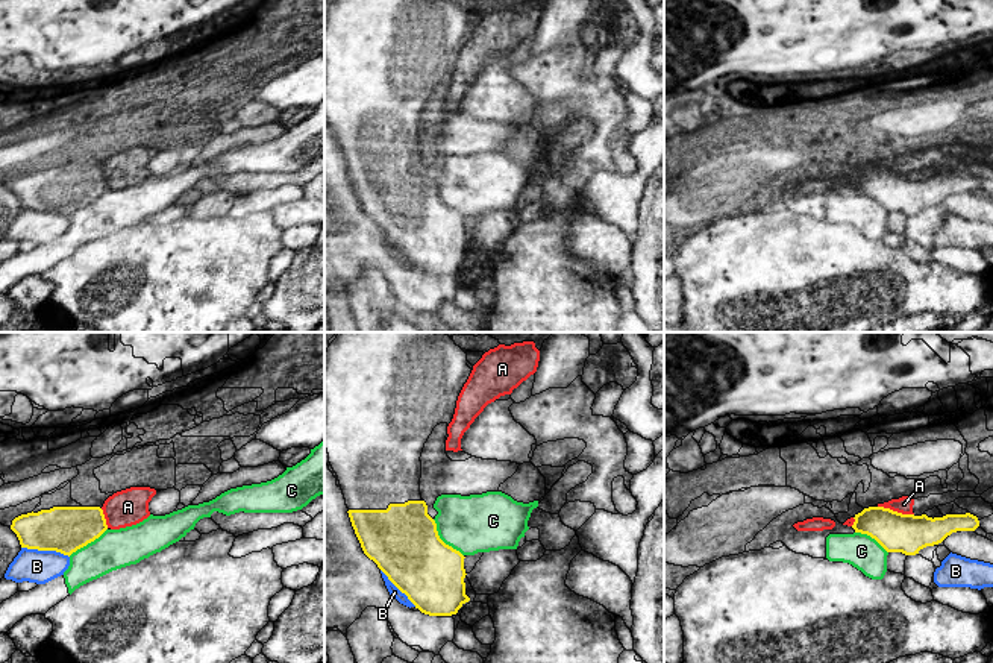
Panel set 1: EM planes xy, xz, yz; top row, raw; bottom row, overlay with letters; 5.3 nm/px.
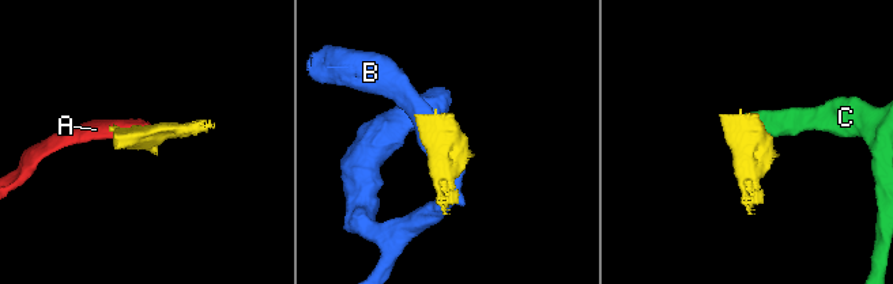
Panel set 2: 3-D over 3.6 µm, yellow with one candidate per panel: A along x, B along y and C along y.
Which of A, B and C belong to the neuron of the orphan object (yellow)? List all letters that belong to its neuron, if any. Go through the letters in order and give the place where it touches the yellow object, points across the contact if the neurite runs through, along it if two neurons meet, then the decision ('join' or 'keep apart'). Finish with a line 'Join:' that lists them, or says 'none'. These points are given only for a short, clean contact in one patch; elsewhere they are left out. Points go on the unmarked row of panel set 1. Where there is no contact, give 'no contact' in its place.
A: yz (896, 172) | along yz (878, 166), (913, 175) | keep apart
B: xy (46, 210) | keep apart
C: xz (441, 201) | along xz (432, 179), (437, 194), (463, 216) | keep apart
Join: none

